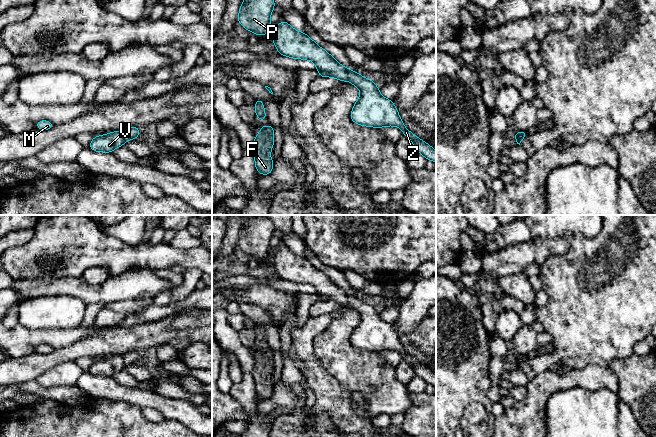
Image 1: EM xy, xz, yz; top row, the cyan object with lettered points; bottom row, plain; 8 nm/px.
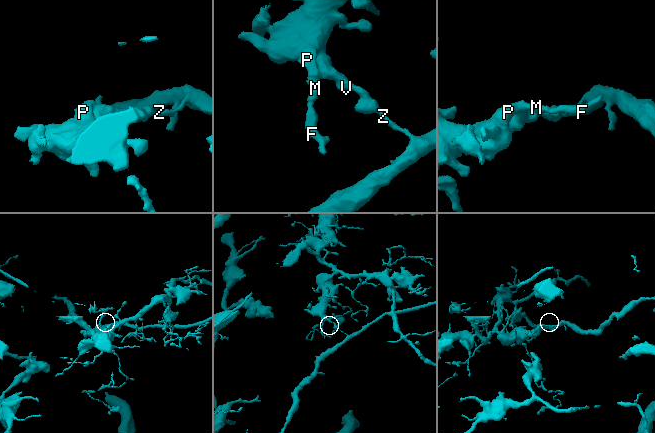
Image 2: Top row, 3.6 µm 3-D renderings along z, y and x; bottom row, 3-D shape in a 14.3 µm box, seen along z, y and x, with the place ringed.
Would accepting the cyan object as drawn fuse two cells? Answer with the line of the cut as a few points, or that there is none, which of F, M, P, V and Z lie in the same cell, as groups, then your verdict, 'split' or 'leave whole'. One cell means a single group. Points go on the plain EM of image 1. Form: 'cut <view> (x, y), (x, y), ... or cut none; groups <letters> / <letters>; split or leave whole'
cut xz (349, 294), (346, 303); groups F M P V / Z; split

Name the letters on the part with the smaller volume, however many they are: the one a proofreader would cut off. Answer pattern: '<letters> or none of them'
Z

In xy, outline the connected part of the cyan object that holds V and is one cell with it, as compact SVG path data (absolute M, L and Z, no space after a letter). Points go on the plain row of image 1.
M109 356L107 359L95 360L89 368L89 372L97 376L112 377L115 372L123 370L125 361L123 356Z

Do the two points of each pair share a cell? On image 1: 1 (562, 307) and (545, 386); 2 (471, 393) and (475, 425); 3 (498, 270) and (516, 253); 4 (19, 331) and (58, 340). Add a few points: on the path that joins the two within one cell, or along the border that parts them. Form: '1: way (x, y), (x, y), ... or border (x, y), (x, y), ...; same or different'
1: border (548, 369), (540, 372), (530, 380); different
2: border (484, 405), (472, 402), (465, 409), (459, 423); different
3: way (502, 266), (512, 257); same
4: way (29, 336), (48, 336); same

